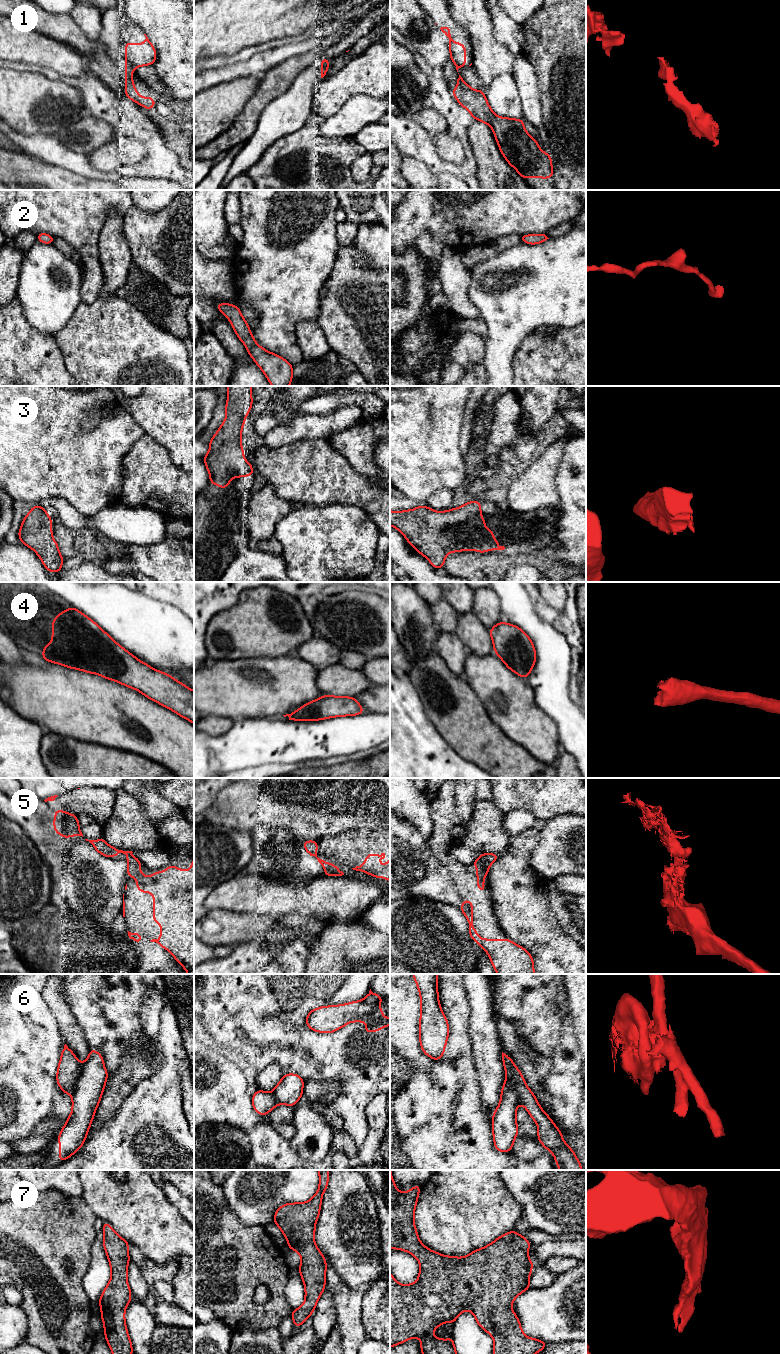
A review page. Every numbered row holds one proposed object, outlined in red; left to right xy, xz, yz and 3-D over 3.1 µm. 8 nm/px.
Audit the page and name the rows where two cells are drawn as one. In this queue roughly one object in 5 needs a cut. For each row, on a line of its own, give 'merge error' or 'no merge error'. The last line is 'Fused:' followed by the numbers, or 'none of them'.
1: merge error
2: no merge error
3: no merge error
4: no merge error
5: merge error
6: merge error
7: no merge error
Fused: 1, 5, 6

